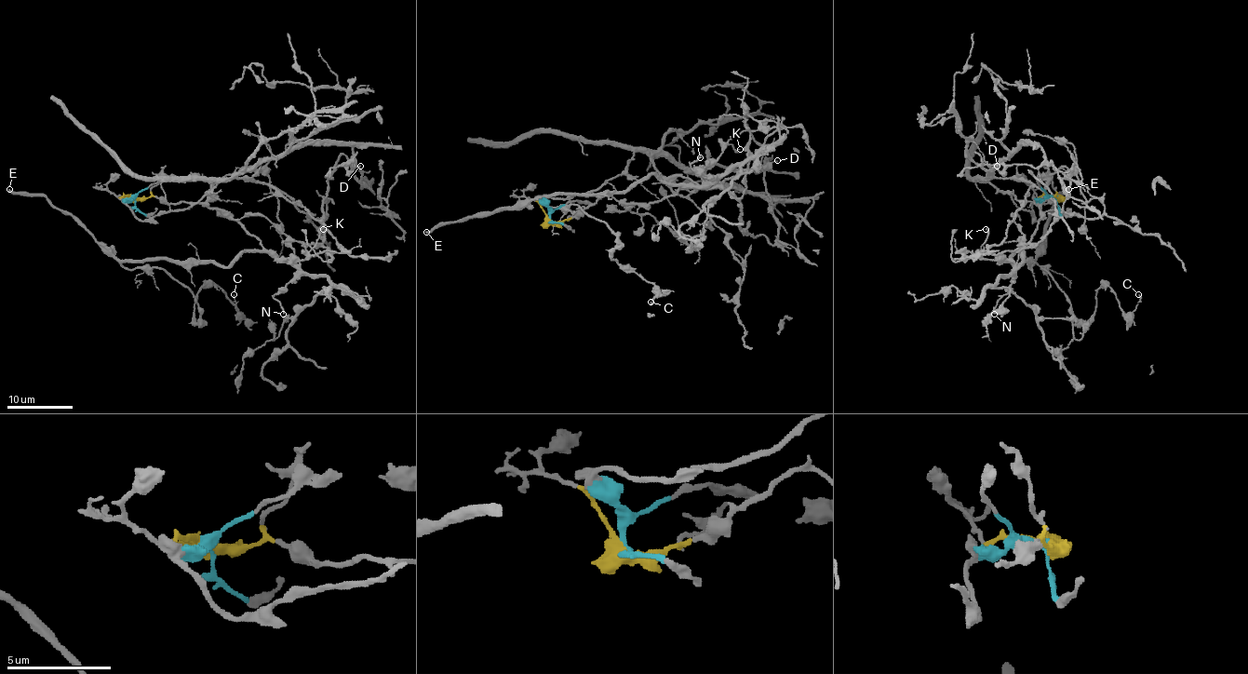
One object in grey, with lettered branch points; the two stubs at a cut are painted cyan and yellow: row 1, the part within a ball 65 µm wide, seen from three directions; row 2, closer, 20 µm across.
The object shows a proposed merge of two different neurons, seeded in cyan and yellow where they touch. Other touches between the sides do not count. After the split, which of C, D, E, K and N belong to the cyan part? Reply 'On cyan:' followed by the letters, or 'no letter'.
On cyan: D

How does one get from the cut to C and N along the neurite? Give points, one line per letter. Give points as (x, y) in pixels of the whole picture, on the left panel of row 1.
C: (132, 197), (256, 236), (228, 266), (122, 262), (164, 268), (196, 322), (205, 286), (234, 294)
N: (132, 197), (222, 208), (297, 269), (274, 296), (284, 314)

